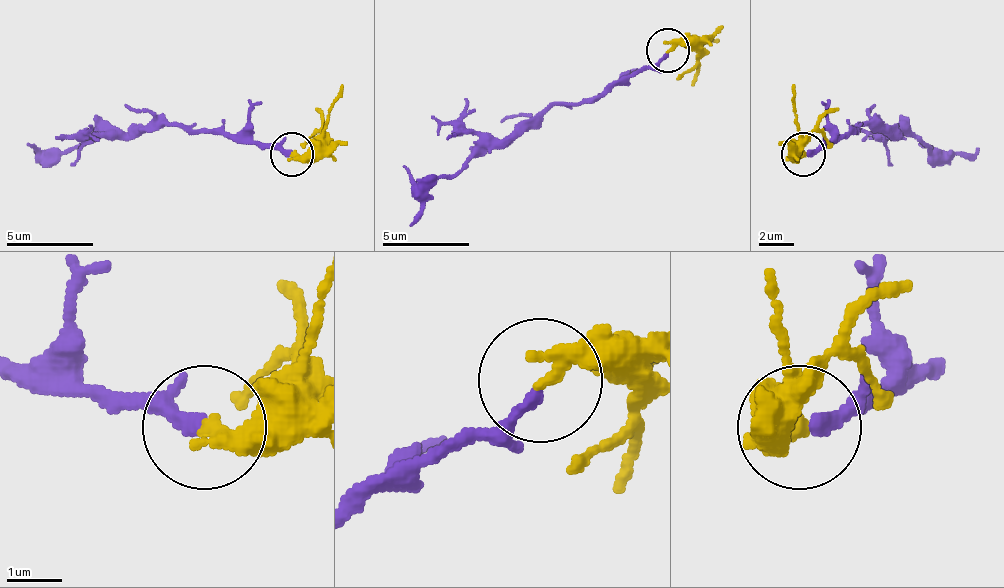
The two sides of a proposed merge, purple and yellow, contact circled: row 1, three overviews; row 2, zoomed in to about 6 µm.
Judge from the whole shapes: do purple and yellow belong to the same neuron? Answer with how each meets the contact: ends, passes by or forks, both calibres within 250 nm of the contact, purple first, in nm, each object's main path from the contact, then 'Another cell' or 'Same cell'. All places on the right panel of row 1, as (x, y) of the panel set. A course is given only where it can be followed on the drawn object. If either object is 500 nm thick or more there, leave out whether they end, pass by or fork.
At the ring purple ends. At the ring yellow ends. Thickness 220 nm (purple) against 320 nm. Course of purple: (804, 153), (857, 127), (909, 131), (931, 153), (979, 148). Course of yellow: (804, 153), (795, 148), (791, 83). Same cell

